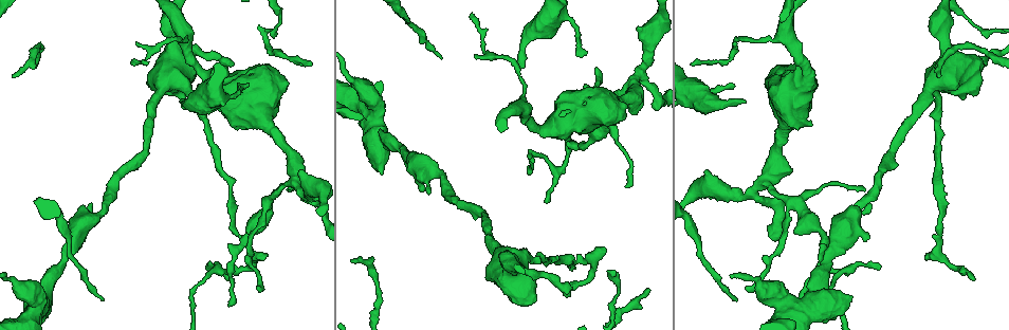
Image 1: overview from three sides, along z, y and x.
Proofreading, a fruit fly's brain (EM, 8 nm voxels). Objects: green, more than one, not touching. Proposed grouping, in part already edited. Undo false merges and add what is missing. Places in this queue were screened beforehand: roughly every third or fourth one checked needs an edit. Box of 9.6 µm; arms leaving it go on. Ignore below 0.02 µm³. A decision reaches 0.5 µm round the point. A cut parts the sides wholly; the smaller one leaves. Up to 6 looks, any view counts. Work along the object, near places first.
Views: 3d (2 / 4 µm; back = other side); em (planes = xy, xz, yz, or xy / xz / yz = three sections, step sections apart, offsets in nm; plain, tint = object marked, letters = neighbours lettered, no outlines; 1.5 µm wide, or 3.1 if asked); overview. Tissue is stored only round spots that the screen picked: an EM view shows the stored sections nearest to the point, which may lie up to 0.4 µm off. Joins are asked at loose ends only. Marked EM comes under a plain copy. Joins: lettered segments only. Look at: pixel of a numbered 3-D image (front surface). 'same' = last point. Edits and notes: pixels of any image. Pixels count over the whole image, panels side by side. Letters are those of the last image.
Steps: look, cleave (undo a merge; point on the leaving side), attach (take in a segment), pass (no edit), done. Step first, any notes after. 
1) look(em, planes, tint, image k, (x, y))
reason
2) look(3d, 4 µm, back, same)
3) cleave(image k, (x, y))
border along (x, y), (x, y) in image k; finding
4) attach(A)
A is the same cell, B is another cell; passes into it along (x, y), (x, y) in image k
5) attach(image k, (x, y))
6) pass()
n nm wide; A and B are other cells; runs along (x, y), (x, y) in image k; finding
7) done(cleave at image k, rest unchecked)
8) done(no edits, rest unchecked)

look(3d, 2 µm, image 1, (302, 198))
three-way junction

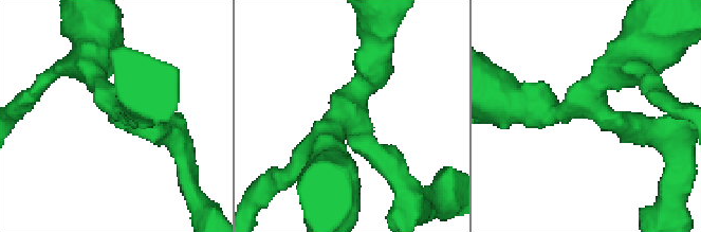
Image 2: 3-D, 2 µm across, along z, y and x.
look(em, planes, tint, image 2, (117, 110))
3 arms; arms of 220, 380, 400 nm; need the tissue

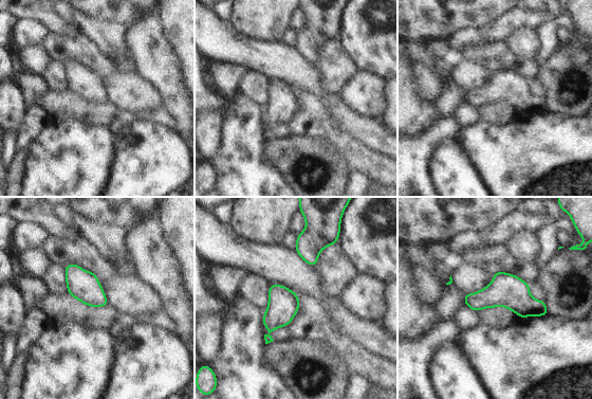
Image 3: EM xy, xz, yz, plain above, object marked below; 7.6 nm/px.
look(em, planes, letters, same)
what lies round it

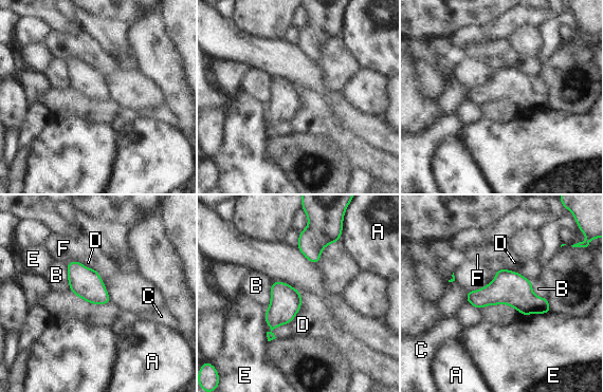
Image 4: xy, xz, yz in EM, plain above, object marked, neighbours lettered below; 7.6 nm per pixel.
pass()
A, B, C, D, E and F are other cells; border along (273, 281), (270, 304), (266, 312) in image 4; one neuron here

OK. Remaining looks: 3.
look(3d, 4 µm, image 1, (264, 256))
free end

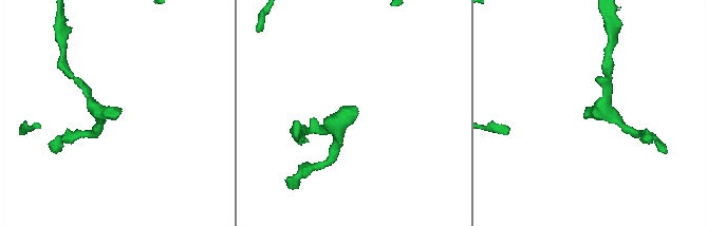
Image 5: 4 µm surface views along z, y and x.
look(em, planes, letters, image 5, (584, 113))

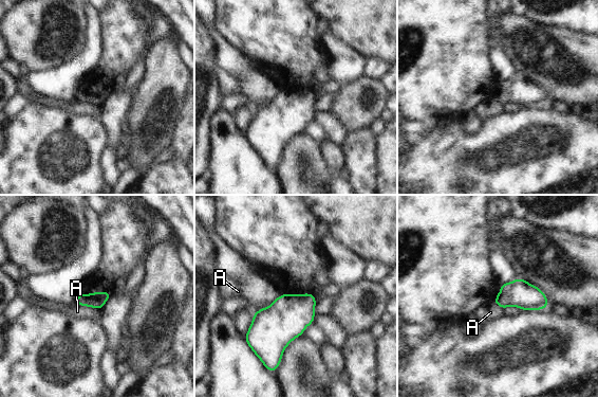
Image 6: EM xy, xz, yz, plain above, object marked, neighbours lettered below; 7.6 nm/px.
pass()
A touches over 190 nm; A is another cell; border along (76, 304), (95, 307), (99, 310) in image 6; none of them fits

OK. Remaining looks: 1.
done(no edits, rest unchecked)

